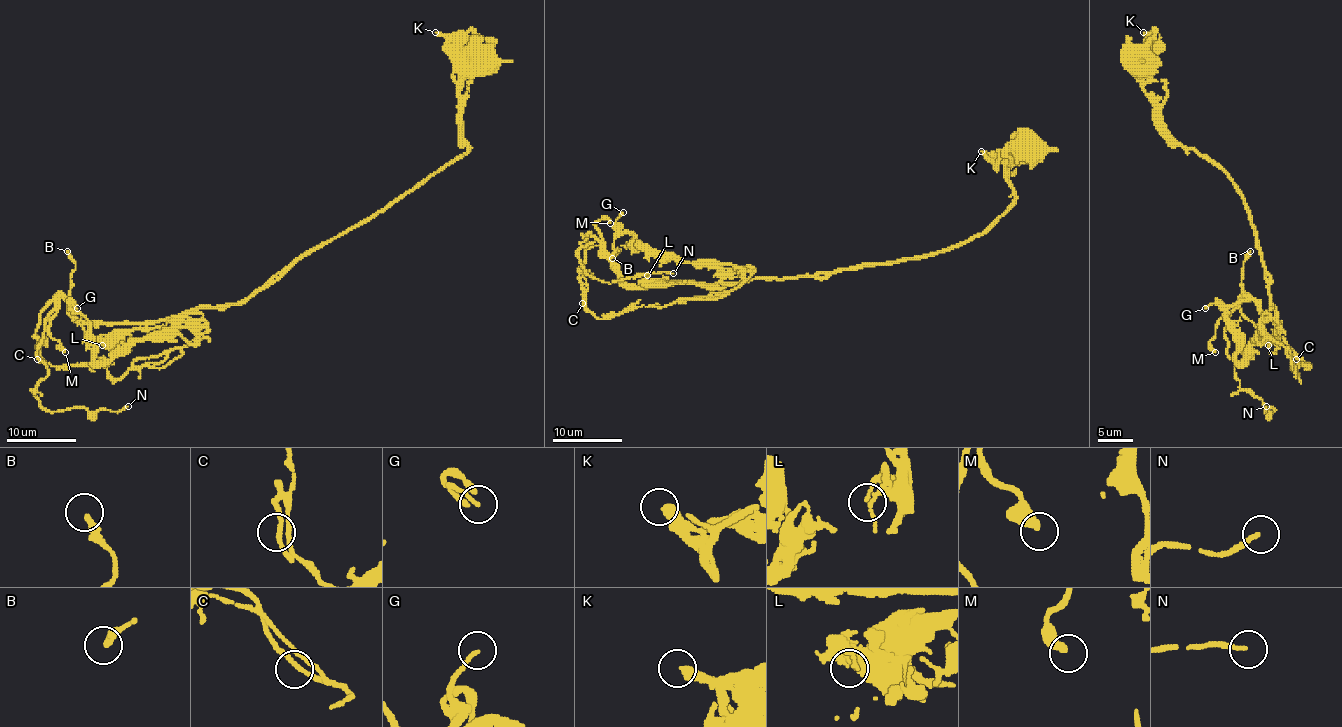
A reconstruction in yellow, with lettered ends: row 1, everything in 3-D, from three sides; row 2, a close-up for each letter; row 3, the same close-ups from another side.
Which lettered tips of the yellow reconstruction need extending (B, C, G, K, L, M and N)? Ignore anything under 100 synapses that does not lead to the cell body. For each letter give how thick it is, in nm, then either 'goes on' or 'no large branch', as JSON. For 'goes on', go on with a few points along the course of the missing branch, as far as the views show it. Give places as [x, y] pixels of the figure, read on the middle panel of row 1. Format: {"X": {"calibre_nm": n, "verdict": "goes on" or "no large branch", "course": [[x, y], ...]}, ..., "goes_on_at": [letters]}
{"B": {"calibre_nm": 260, "verdict": "no large branch"}, "C": {"calibre_nm": 150, "verdict": "no large branch"}, "G": {"calibre_nm": 160, "verdict": "no large branch"}, "K": {"calibre_nm": 440, "verdict": "no large branch"}, "L": {"calibre_nm": 160, "verdict": "no large branch"}, "M": {"calibre_nm": 360, "verdict": "no large branch"}, "N": {"calibre_nm": 180, "verdict": "goes on", "course": [[673, 273], [736, 275], [752, 268], [754, 251], [717, 238], [640, 238], [624, 245], [602, 221], [595, 228]]}, "goes_on_at": ["N"]}

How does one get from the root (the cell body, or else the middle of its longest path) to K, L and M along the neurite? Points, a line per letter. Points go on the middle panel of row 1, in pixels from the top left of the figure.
K: (1028, 144), (997, 156), (986, 156), (981, 151)
L: (1028, 144), (1016, 144), (1005, 153), (1014, 202), (981, 233), (953, 247), (789, 279), (652, 286), (647, 275)
M: (1028, 144), (1005, 153), (1014, 202), (981, 233), (899, 261), (789, 279), (630, 286), (595, 226), (610, 223)

